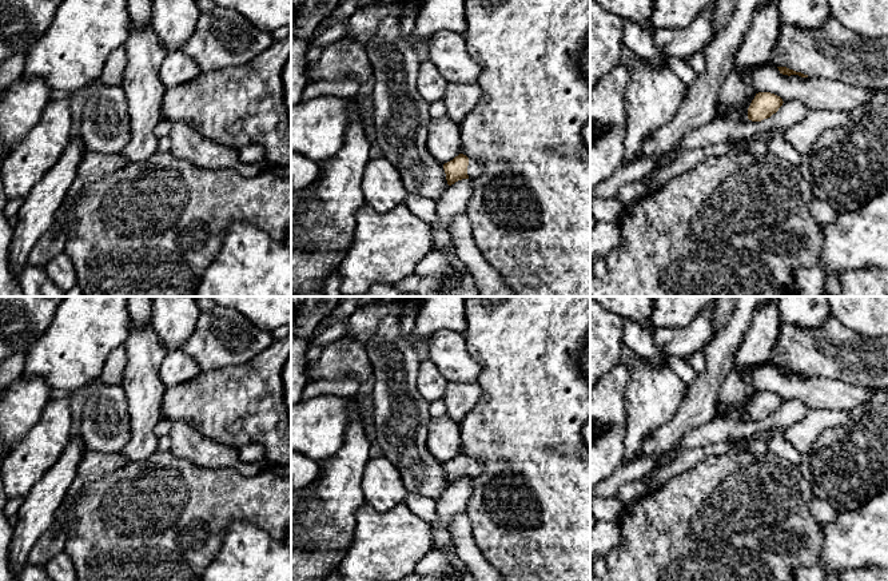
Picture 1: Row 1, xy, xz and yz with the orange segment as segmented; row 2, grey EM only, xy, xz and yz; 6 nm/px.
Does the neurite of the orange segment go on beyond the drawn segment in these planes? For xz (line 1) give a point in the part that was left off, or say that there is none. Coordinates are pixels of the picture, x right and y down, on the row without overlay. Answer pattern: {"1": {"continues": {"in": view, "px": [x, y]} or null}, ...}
{"1": {"continues": {"in": "xz", "px": [476, 466]}}}

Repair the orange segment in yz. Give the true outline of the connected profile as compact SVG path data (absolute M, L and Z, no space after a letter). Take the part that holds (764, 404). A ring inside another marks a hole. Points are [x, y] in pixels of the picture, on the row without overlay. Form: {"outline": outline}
{"outline": "M758 391L748 407L748 418L761 421L770 417L783 405L783 398L770 391Z"}

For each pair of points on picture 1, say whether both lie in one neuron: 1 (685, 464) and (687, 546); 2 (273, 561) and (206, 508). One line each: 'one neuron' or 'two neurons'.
1: two neurons
2: two neurons

